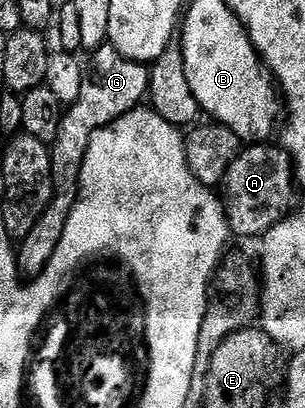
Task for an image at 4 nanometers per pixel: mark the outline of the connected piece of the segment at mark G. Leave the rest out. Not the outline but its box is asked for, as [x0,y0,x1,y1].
[17,44,151,279]

